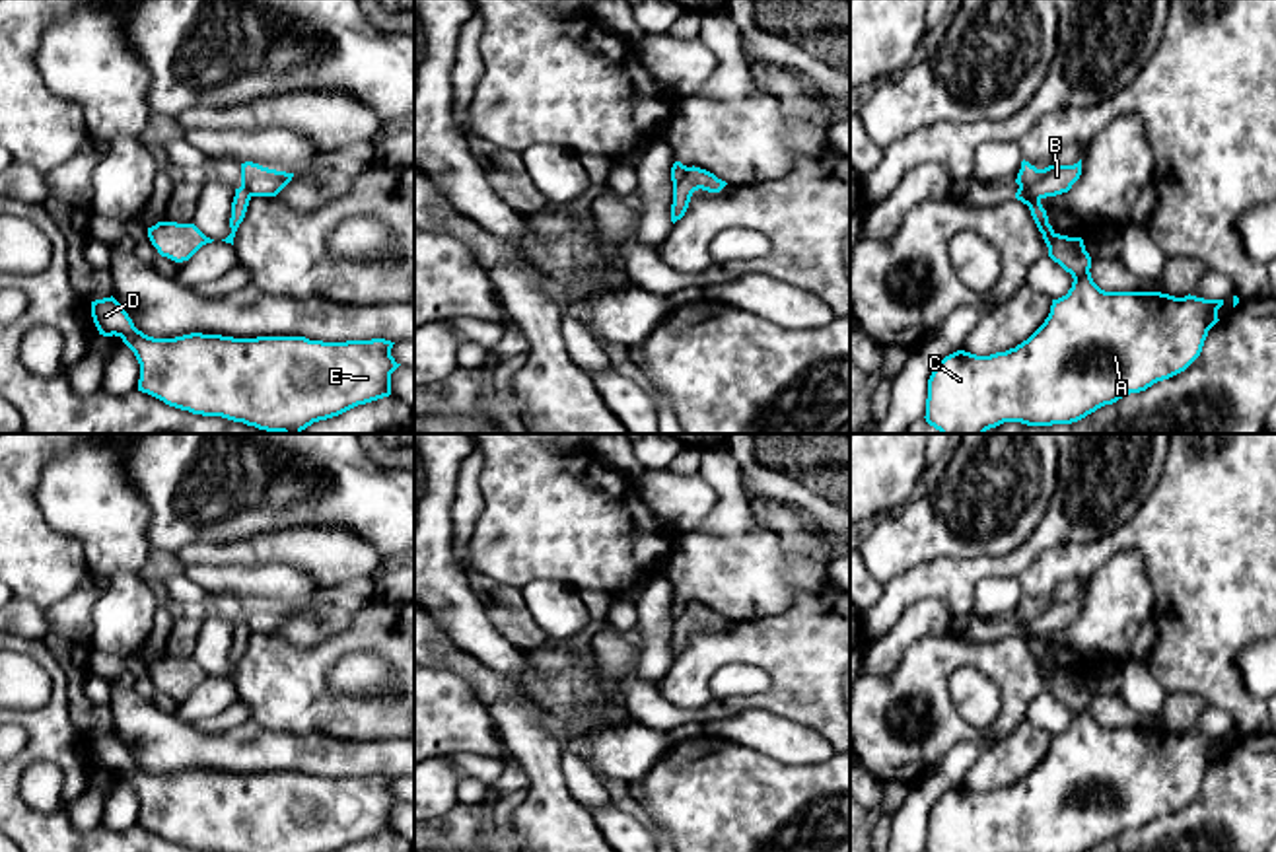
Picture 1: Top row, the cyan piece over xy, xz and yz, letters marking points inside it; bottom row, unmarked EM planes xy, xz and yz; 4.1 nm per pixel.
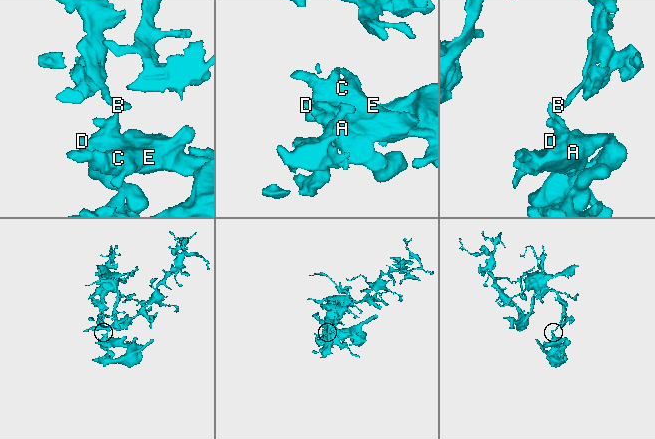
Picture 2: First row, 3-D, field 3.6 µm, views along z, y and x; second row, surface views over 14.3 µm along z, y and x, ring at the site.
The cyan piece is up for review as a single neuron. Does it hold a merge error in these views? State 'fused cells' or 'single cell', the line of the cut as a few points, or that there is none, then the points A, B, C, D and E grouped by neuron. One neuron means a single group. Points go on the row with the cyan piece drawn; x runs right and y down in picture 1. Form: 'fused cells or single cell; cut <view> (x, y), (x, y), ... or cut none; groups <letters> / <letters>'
fused cells; cut yz (1020, 185), (1039, 201); groups A C D E / B

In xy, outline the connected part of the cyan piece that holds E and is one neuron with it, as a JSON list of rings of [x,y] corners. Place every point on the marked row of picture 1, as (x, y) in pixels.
[[[111,296],[91,302],[103,337],[121,337],[140,364],[138,391],[169,407],[202,416],[222,416],[266,432],[301,434],[319,420],[391,395],[391,373],[401,366],[385,338],[323,342],[305,337],[233,338],[191,333],[154,338],[138,331]]]

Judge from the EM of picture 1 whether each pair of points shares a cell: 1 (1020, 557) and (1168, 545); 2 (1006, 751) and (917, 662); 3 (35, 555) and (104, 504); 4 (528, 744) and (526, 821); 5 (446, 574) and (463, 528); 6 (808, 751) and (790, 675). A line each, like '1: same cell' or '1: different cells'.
1: different cells
2: different cells
3: different cells
4: same cell
5: different cells
6: different cells

